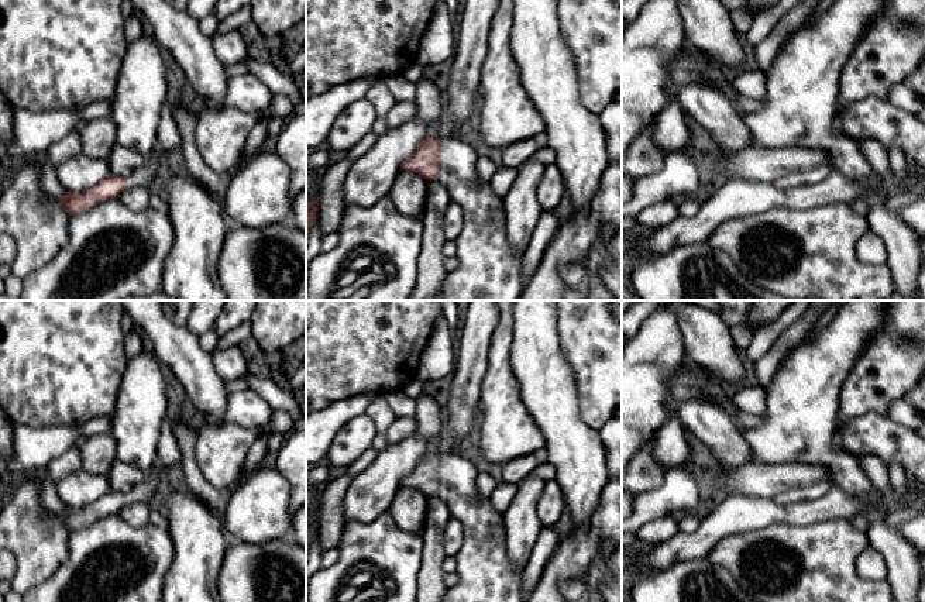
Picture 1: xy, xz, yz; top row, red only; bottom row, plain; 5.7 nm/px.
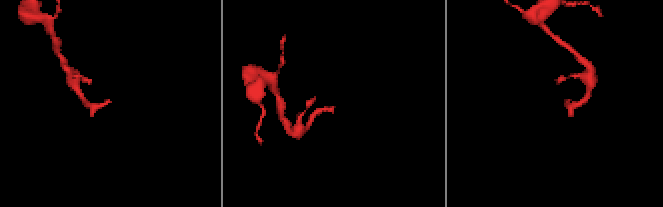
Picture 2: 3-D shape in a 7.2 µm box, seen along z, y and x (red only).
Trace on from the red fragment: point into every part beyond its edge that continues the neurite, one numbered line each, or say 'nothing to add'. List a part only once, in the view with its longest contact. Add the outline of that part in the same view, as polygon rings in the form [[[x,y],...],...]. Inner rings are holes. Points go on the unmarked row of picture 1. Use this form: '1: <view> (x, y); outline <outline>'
1: xz (487, 574); outline [[[448,454],[443,457],[437,495],[447,505],[451,517],[457,519],[464,527],[464,543],[455,555],[455,572],[460,577],[460,582],[453,588],[447,588],[443,602],[525,602],[523,568],[513,565],[508,555],[503,515],[494,509],[489,498],[479,496],[477,478],[478,469],[461,454]]]

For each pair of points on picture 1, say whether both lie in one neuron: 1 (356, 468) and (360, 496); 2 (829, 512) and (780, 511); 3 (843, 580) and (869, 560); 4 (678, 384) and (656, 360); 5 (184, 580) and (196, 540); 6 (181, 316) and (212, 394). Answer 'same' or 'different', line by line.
1: different
2: same
3: different
4: different
5: same
6: different

